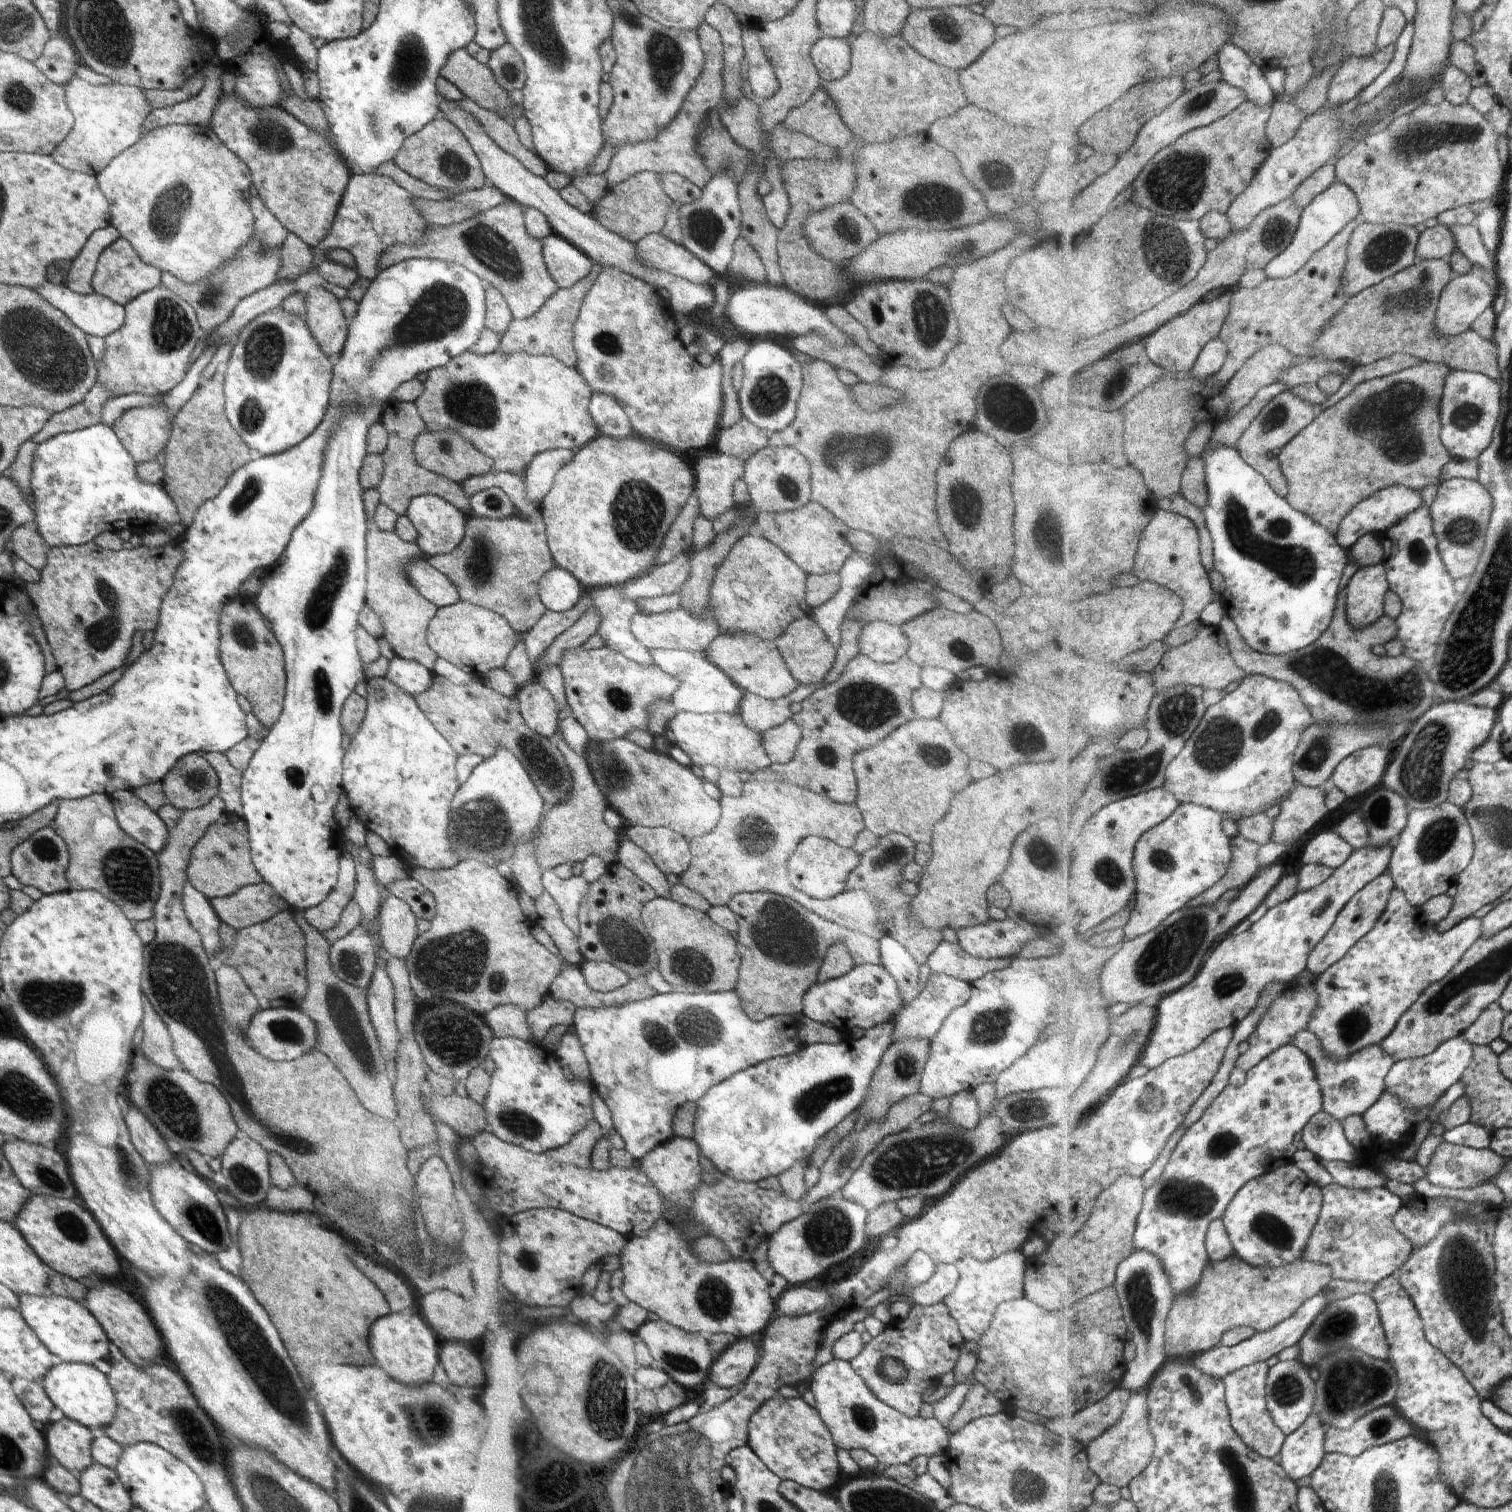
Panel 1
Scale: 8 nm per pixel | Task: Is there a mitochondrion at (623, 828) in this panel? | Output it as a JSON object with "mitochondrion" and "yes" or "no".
{"mitochondrion":"no"}

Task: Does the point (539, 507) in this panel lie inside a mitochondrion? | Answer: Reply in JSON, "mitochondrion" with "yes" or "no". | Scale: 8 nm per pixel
{"mitochondrion":"no"}

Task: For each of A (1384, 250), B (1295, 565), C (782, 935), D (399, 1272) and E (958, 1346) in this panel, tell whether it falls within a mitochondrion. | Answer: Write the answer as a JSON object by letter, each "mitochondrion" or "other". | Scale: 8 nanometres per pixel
{"A":"mitochondrion","B":"mitochondrion","C":"mitochondrion","D":"other","E":"other"}

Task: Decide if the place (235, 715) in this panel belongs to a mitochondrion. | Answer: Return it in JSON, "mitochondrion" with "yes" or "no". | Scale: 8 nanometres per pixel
{"mitochondrion":"no"}

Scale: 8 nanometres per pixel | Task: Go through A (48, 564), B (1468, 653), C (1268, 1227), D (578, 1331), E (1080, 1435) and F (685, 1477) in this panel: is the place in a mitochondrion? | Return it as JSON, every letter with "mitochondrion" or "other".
{"A":"other","B":"mitochondrion","C":"mitochondrion","D":"other","E":"other","F":"mitochondrion"}

